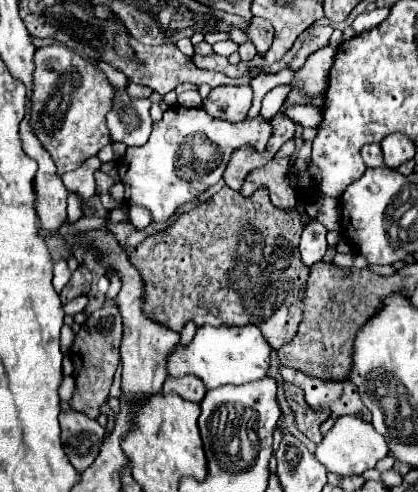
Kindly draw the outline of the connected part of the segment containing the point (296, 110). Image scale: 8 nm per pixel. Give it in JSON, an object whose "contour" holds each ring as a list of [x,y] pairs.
{"contour":[[[292,104],[282,110],[286,118],[302,128],[318,128],[320,126],[320,108],[310,104]]]}

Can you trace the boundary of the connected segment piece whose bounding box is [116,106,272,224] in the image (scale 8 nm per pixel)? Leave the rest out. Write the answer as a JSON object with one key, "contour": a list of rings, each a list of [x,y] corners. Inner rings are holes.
{"contour":[[[172,106],[164,112],[162,120],[172,120],[172,124],[154,124],[145,145],[128,148],[126,154],[116,160],[118,176],[128,168],[125,180],[120,180],[126,188],[126,204],[144,206],[150,210],[152,222],[156,224],[166,222],[182,204],[196,200],[202,192],[214,186],[224,176],[228,160],[238,148],[250,146],[256,152],[264,152],[268,138],[272,136],[272,124],[262,116],[232,124],[228,120],[212,118],[204,108]],[[176,120],[180,120],[180,124],[174,124]],[[202,120],[214,120],[222,126],[198,124]],[[190,172],[194,172],[192,178],[188,176]]]}

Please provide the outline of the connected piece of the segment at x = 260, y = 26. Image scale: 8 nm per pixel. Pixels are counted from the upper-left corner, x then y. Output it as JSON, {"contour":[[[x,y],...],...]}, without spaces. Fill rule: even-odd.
{"contour":[[[254,18],[248,26],[248,38],[256,46],[256,54],[264,56],[272,44],[272,24],[264,18]]]}

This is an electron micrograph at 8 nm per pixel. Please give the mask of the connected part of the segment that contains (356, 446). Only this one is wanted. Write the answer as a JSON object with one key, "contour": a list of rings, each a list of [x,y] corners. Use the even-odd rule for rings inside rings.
{"contour":[[[342,416],[336,420],[334,428],[324,436],[324,440],[316,448],[316,460],[326,466],[328,472],[338,476],[354,476],[362,474],[376,466],[378,460],[382,460],[388,454],[388,444],[382,434],[378,434],[368,422],[364,422],[358,416]]]}

